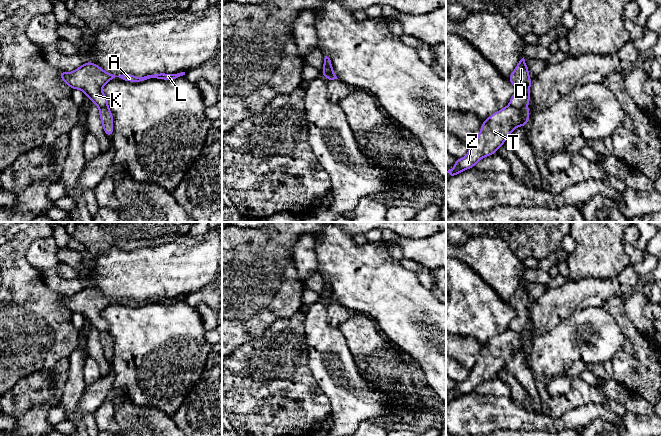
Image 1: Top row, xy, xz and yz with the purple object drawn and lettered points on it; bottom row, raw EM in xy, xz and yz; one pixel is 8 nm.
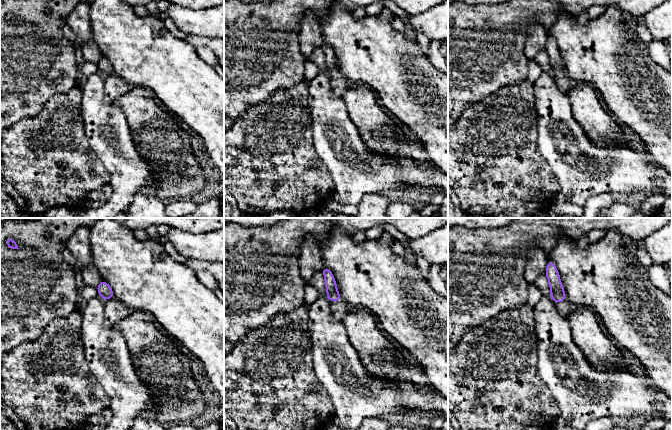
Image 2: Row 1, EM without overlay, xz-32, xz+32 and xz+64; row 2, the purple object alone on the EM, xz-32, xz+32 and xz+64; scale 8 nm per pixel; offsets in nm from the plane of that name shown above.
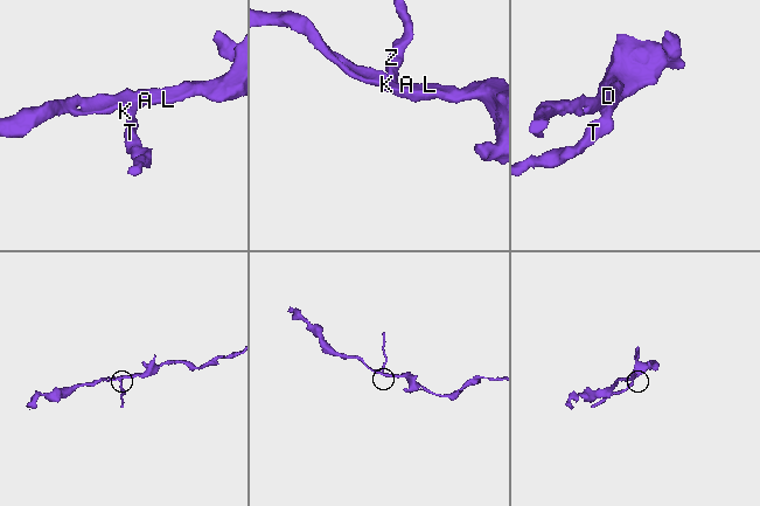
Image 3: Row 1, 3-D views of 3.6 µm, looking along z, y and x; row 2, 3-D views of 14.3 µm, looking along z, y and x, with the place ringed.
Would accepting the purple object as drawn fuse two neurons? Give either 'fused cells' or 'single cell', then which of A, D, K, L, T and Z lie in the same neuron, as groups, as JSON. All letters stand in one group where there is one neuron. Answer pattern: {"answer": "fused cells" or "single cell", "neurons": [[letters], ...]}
{"answer": "fused cells", "neurons": [["A", "D", "K", "L"], ["T", "Z"]]}

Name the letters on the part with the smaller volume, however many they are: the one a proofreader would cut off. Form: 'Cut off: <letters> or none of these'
Cut off: T, Z

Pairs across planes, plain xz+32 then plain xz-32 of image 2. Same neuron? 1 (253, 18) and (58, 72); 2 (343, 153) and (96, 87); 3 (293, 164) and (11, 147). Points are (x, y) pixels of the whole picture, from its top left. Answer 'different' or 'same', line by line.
1: same
2: same
3: same

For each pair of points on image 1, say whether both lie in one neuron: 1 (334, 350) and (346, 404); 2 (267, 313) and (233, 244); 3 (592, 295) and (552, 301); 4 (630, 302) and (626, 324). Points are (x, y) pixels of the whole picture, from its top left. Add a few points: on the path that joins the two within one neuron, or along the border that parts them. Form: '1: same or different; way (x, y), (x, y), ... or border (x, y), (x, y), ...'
1: same; way (334, 363), (334, 370), (346, 391)
2: same; way (290, 287), (289, 265), (268, 244), (259, 244)
3: same; way (582, 295), (574, 295), (562, 301)
4: different; border (623, 299), (625, 313), (643, 334)

